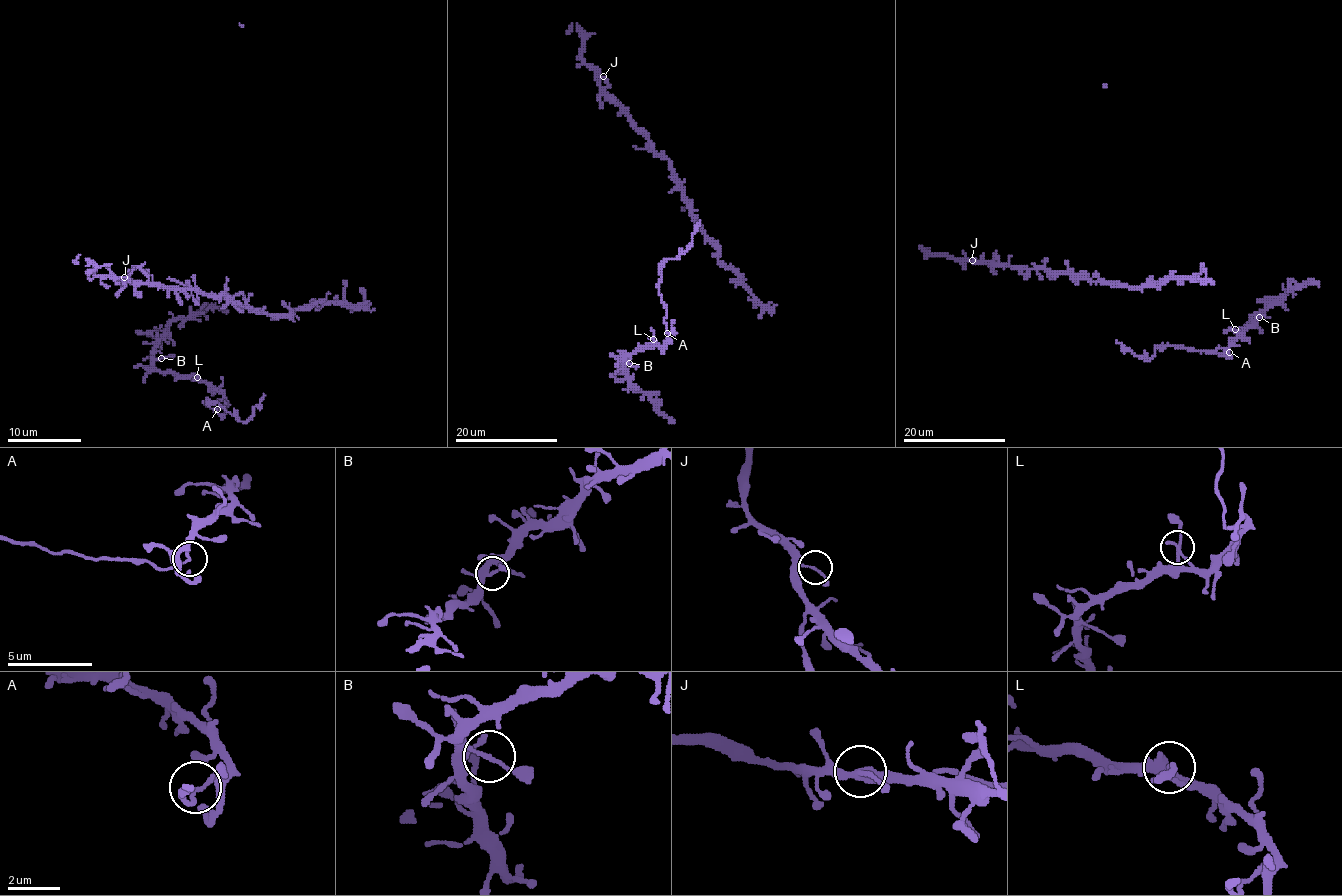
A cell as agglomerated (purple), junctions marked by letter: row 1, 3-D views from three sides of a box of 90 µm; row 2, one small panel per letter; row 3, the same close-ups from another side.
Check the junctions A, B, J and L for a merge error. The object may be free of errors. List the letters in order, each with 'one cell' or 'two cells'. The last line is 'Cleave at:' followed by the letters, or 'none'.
A: two cells
B: one cell
J: one cell
L: one cell
Cleave at: A

